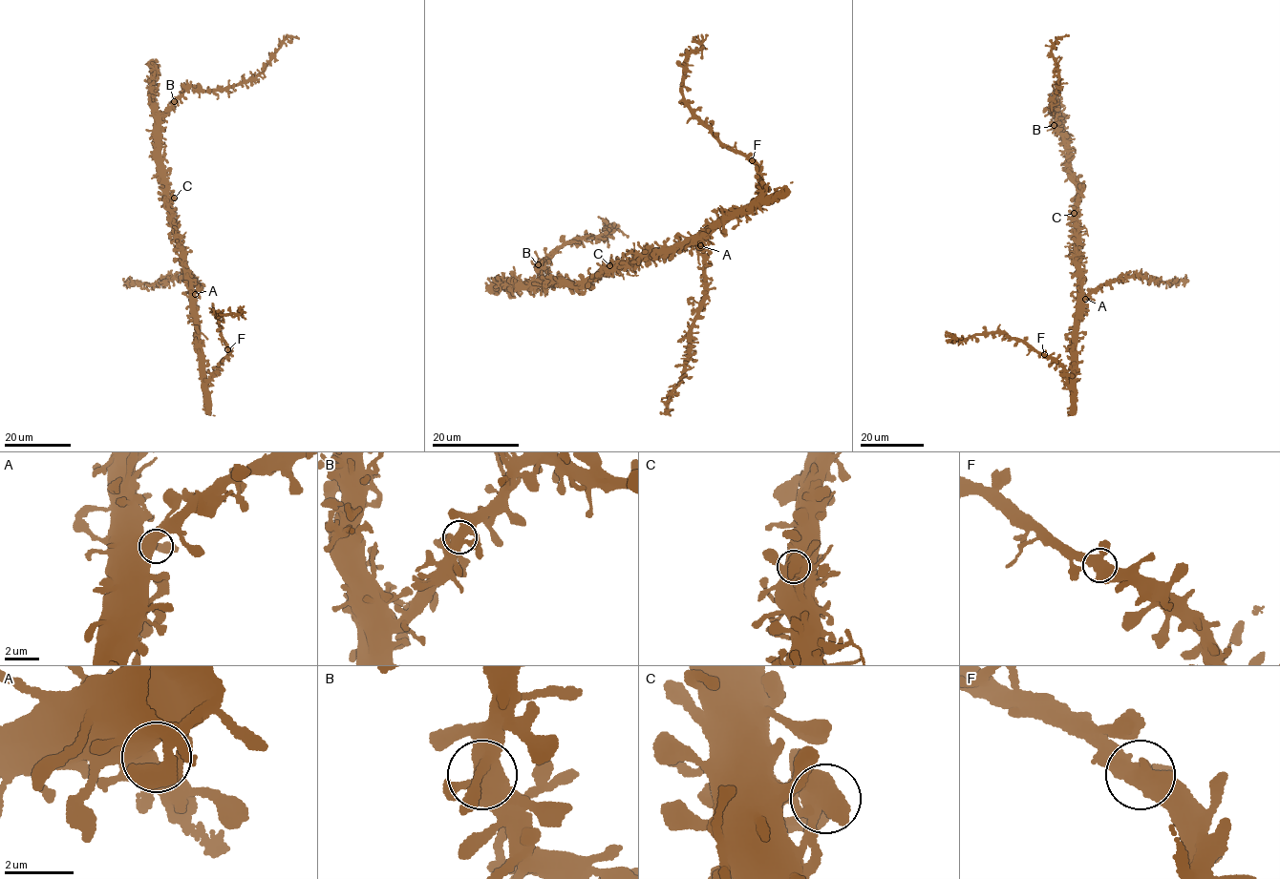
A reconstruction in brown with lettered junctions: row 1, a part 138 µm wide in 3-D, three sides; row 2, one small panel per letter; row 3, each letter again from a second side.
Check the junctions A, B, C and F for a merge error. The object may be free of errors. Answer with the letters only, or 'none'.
none

